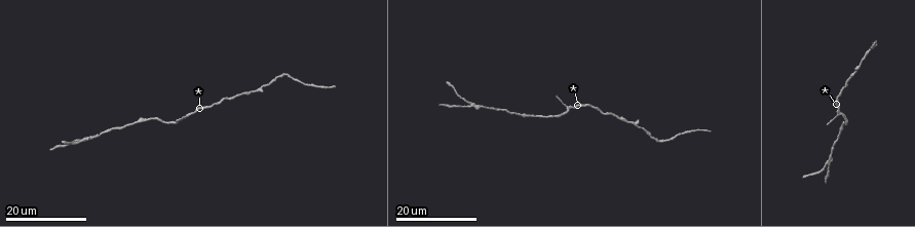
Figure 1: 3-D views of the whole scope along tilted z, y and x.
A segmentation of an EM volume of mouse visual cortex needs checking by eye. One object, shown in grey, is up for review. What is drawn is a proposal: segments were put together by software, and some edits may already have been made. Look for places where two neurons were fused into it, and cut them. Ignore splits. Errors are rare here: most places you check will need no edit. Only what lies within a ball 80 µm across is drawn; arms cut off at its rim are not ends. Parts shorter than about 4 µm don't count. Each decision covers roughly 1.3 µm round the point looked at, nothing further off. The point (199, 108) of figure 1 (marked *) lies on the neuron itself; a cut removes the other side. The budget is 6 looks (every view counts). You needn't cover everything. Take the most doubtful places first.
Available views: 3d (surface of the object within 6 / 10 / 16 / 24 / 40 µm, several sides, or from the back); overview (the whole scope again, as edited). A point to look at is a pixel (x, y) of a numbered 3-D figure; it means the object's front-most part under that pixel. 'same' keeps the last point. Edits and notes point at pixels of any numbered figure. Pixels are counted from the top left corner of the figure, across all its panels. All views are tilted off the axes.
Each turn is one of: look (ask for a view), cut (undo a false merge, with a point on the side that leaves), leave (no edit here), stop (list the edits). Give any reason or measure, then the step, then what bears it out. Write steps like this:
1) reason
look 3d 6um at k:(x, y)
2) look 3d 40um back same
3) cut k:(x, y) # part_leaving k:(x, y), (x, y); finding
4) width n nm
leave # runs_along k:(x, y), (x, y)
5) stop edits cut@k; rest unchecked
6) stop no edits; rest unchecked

thick turns thin
look 3d 24um at 1:(489, 107)

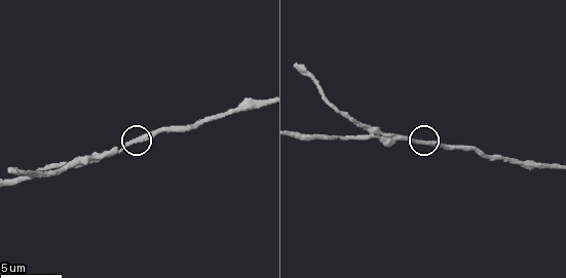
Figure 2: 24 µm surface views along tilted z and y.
look 3d 10um at 2:(140, 140)

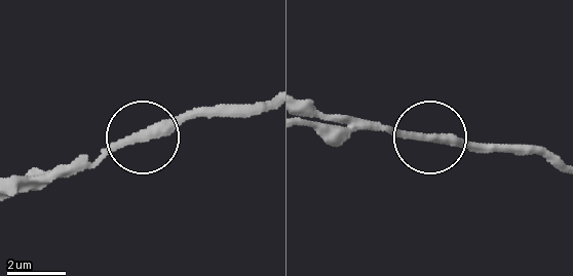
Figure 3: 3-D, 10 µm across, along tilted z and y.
leave # runs_along 3:(268, 100), (189, 110), (146, 136), (117, 140), (69, 176); one neuron here

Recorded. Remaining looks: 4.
thick turns thin
look 3d 16um at 1:(635, 126)

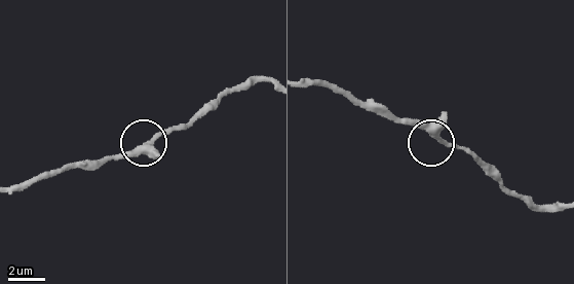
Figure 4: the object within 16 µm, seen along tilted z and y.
look 3d 10um at 4:(440, 142)

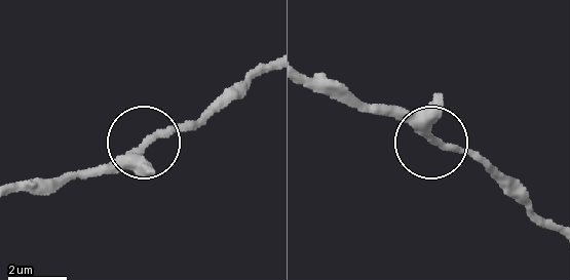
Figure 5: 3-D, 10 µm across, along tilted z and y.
leave # runs_along 5:(310, 79), (372, 106), (406, 110), (435, 143), (492, 166); one neuron here

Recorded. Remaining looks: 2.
thick turns thin
look 3d 10um at 2:(521, 164)

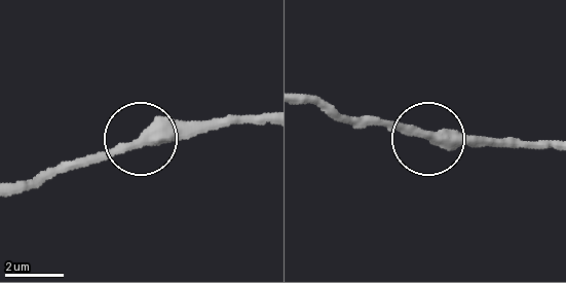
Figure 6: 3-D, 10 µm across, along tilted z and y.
look 3d 10um back at 6:(139, 140)

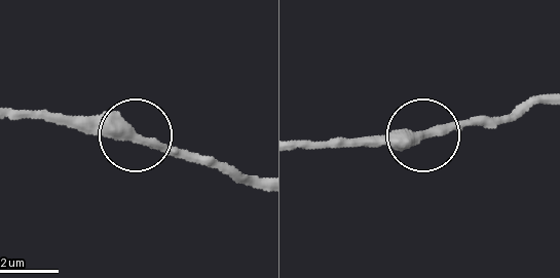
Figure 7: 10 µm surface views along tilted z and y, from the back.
width 350 nm
leave # all the same neuron

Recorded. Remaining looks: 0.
stop no edits; rest unchecked

